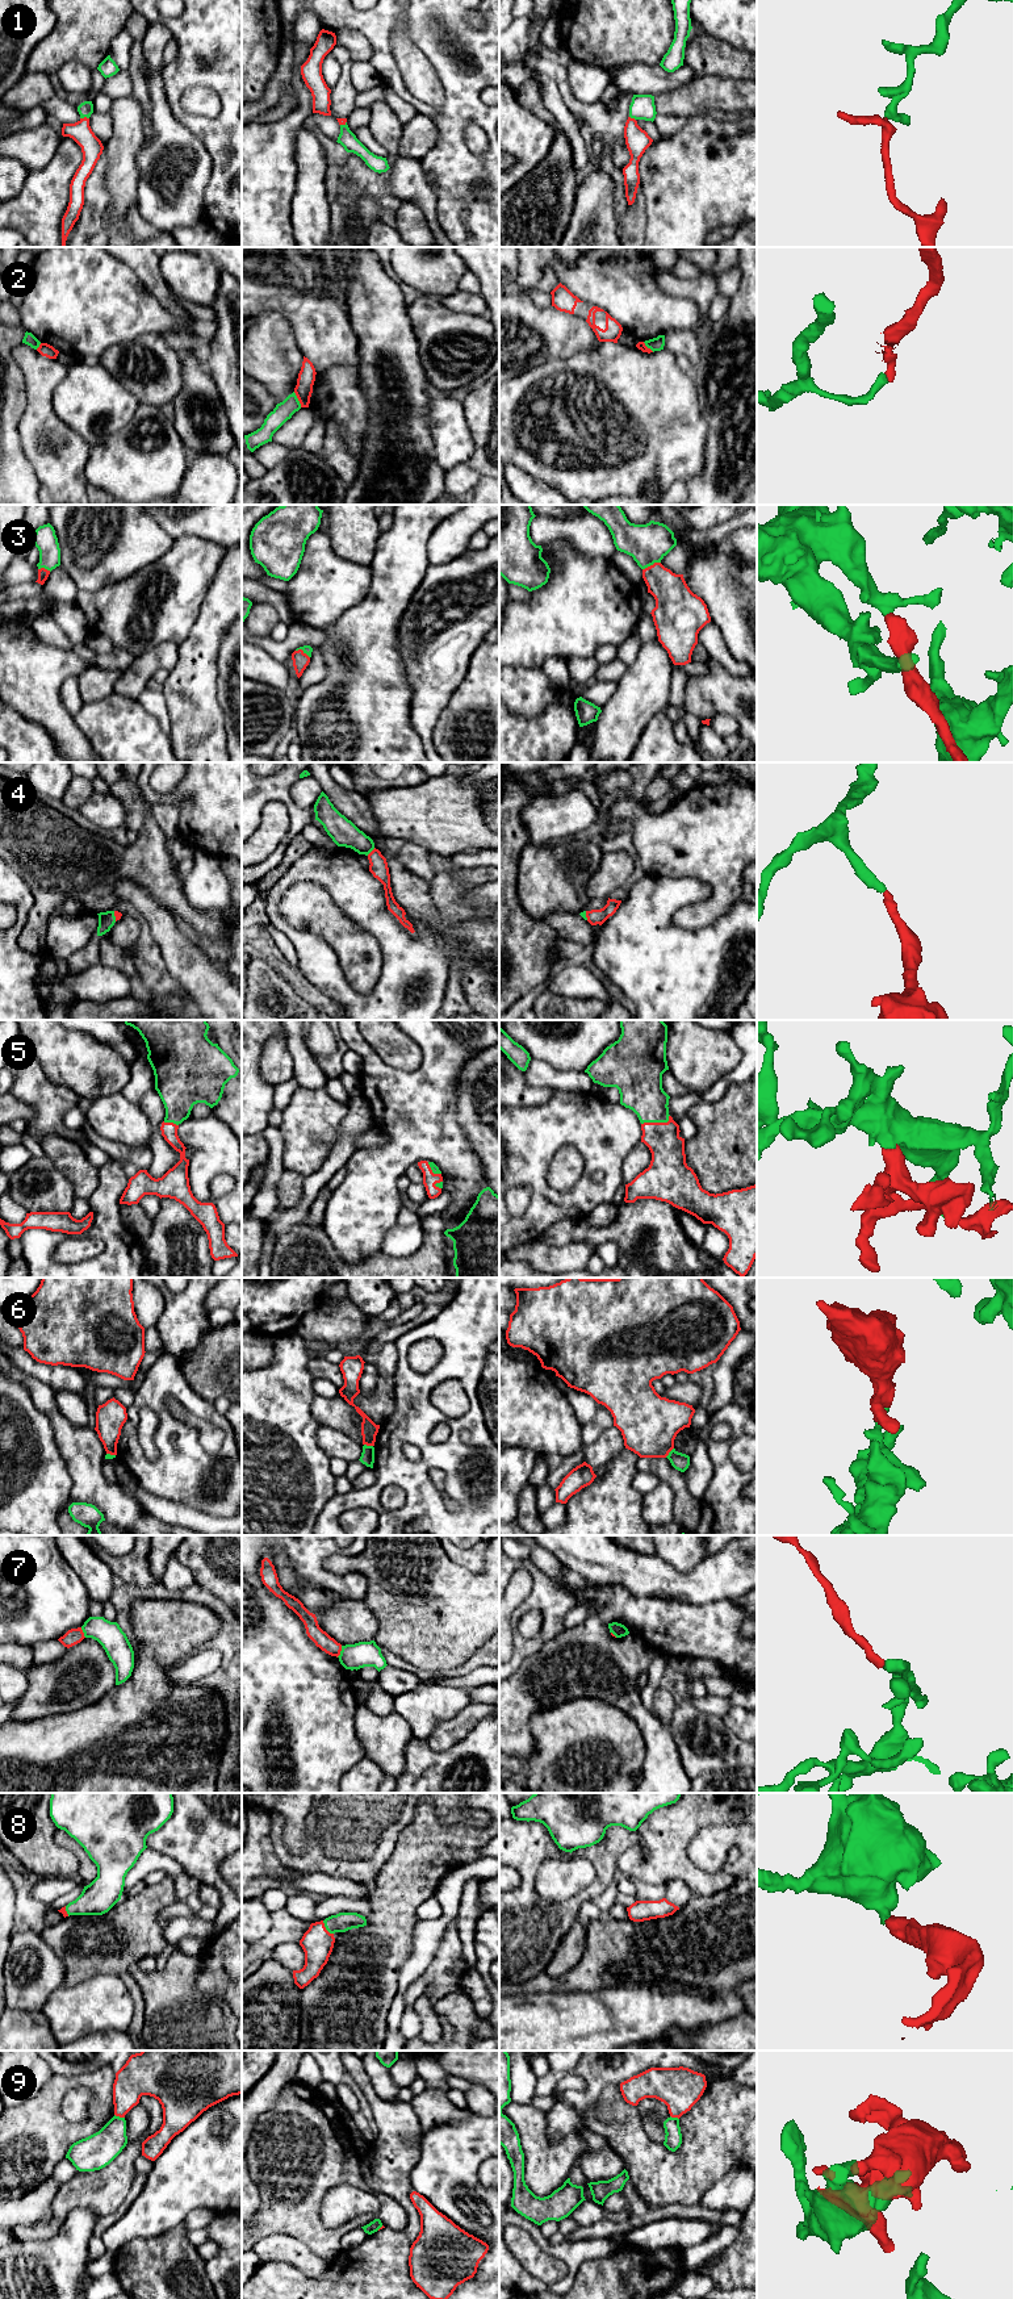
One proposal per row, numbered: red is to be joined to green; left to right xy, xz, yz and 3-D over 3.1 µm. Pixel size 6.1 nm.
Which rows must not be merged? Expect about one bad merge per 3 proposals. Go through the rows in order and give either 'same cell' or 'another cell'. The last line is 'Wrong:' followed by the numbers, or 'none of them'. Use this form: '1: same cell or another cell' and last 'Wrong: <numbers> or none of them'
1: same cell
2: another cell
3: same cell
4: same cell
5: same cell
6: another cell
7: another cell
8: same cell
9: another cell
Wrong: 2, 6, 7, 9

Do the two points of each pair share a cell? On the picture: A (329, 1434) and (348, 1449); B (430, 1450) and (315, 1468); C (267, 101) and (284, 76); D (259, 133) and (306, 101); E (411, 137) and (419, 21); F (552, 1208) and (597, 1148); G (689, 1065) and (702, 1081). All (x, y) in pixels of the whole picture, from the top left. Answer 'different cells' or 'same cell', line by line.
A: same cell
B: different cells
C: same cell
D: same cell
E: different cells
F: same cell
G: same cell

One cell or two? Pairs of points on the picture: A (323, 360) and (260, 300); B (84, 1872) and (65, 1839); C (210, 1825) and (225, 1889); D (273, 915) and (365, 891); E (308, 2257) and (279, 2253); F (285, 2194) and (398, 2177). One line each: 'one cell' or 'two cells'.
A: one cell
B: one cell
C: one cell
D: one cell
E: one cell
F: two cells

